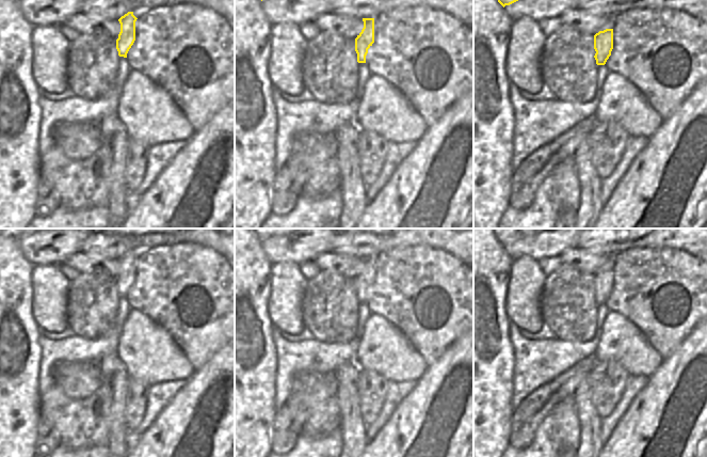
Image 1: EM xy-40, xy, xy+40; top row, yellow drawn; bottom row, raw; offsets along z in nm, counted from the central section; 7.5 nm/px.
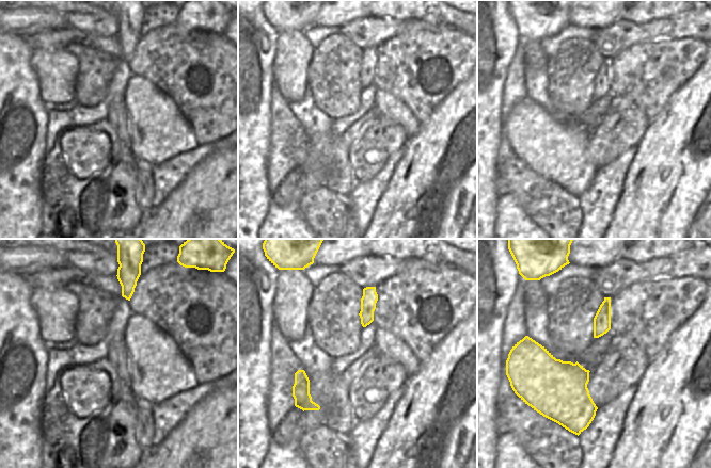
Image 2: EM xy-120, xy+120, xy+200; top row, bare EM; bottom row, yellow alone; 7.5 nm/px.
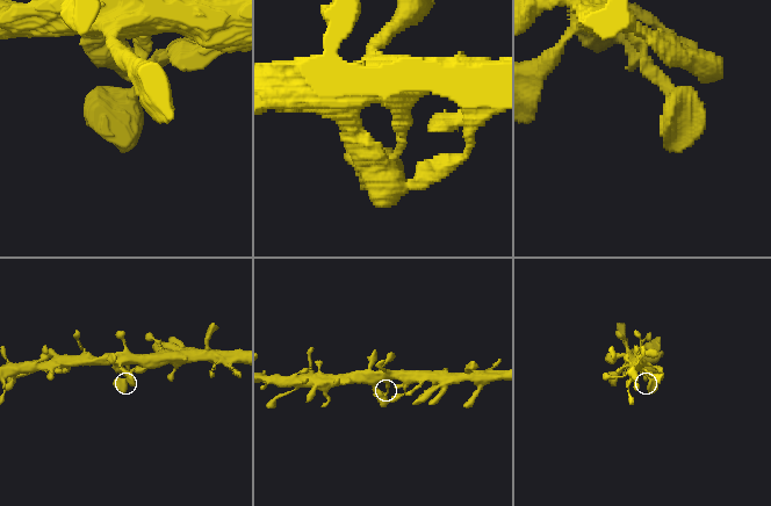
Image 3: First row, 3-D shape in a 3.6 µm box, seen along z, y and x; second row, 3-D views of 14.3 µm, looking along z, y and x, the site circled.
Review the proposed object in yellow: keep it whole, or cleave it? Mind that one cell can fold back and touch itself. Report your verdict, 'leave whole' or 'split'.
leave whole

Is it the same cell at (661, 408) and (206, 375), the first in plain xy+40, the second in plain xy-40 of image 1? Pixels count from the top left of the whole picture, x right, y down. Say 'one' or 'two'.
one

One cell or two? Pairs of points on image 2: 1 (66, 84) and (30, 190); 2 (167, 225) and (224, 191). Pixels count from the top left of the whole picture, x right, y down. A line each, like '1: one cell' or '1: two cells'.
1: two cells
2: one cell

